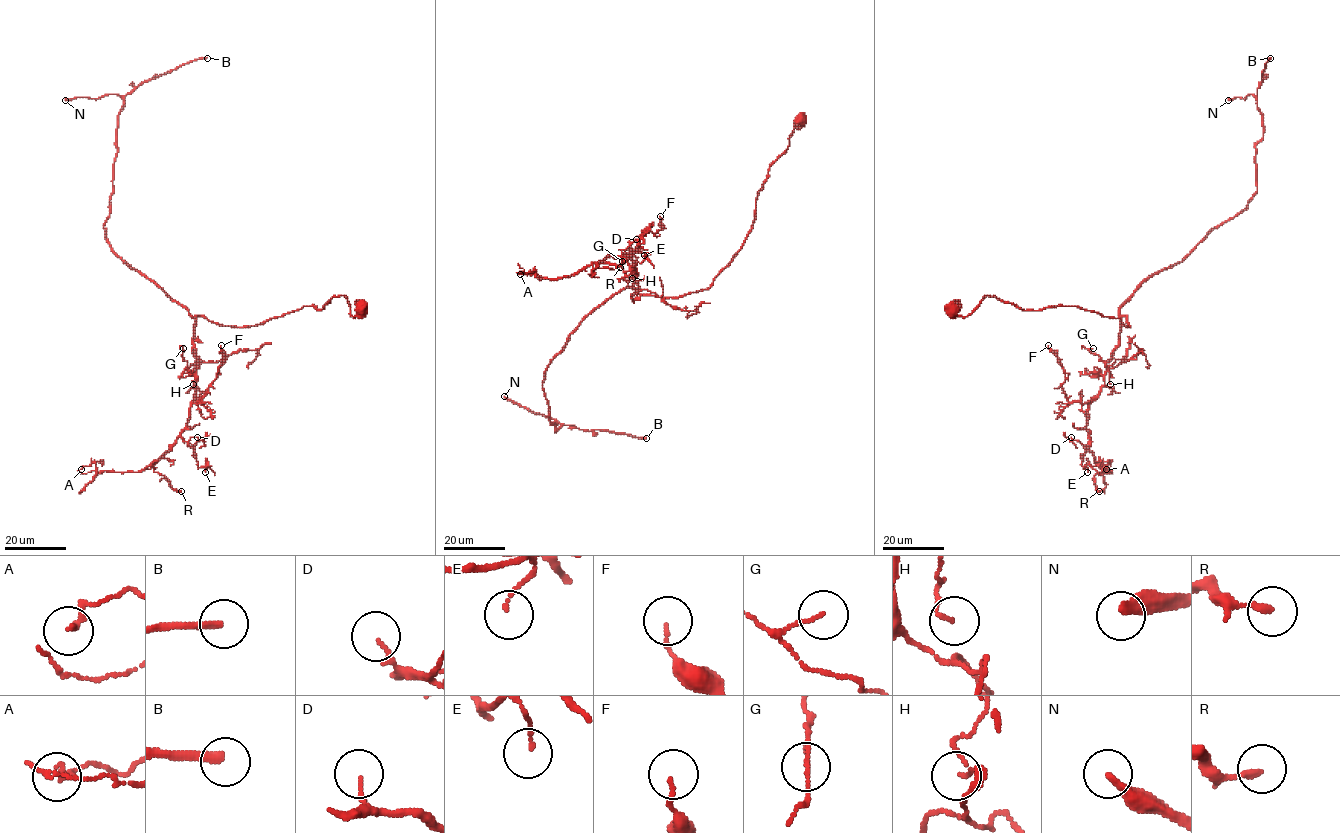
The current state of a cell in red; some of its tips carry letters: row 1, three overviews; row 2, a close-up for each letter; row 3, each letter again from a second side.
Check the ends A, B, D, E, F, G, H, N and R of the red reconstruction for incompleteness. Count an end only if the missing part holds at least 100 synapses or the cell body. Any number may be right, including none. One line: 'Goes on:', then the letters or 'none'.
Goes on: B, N

